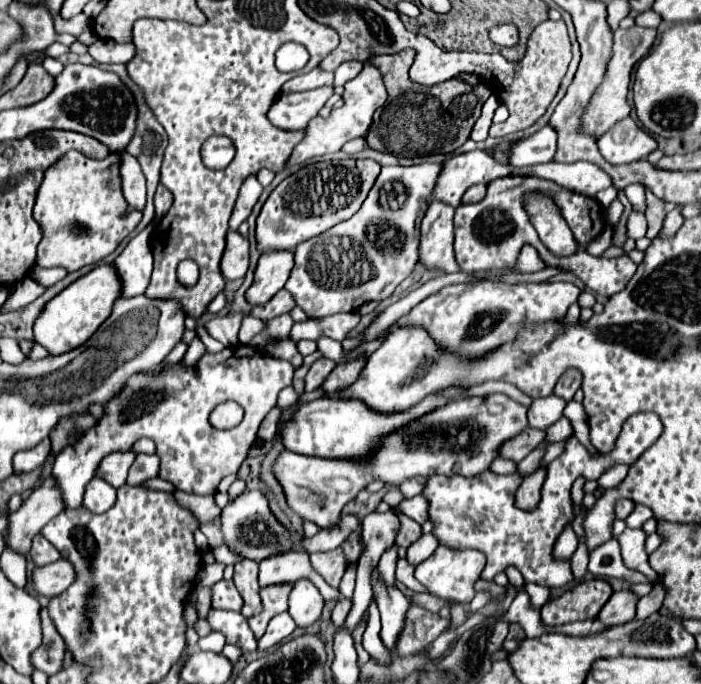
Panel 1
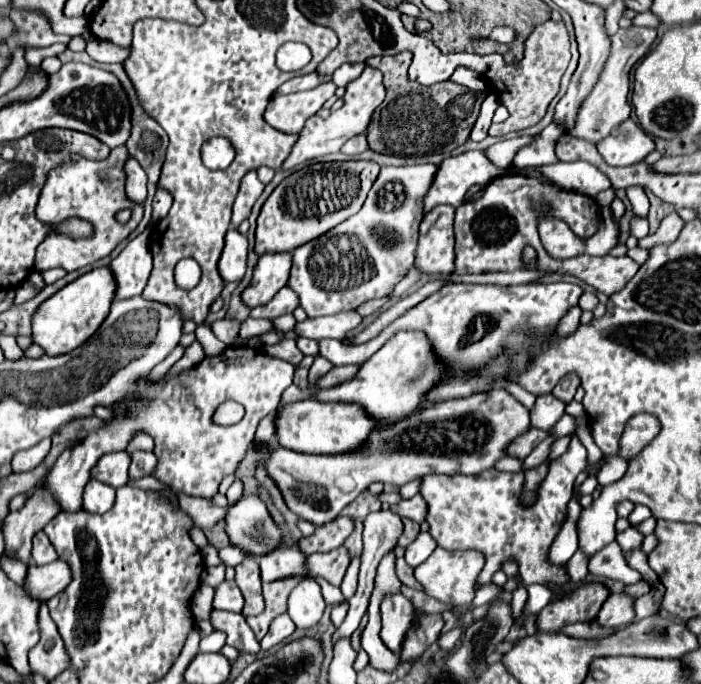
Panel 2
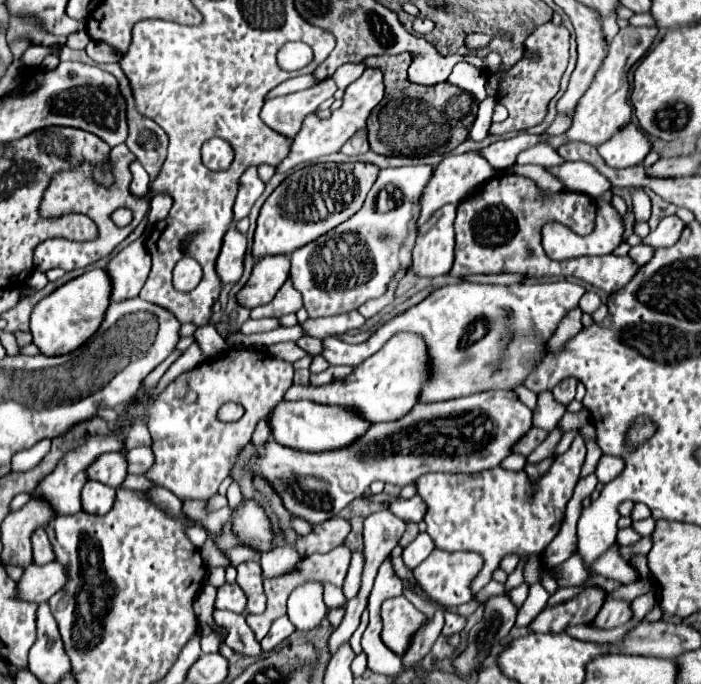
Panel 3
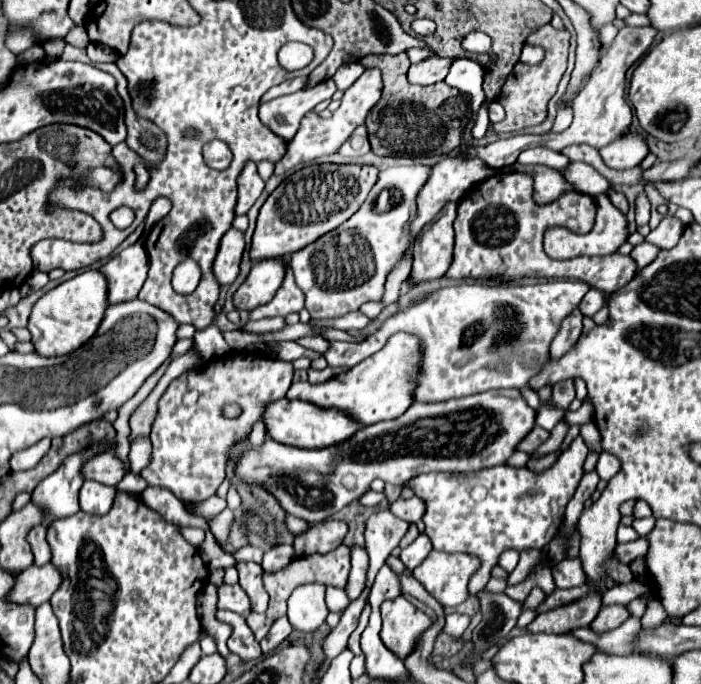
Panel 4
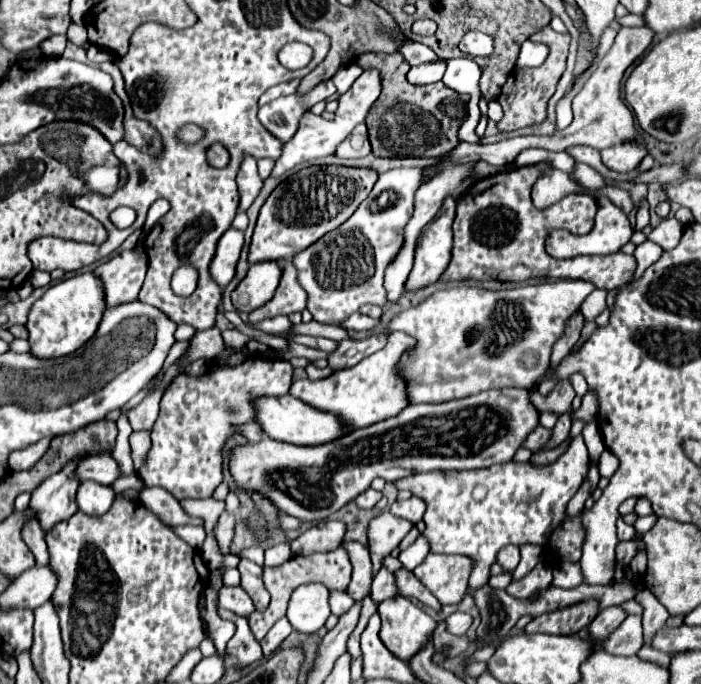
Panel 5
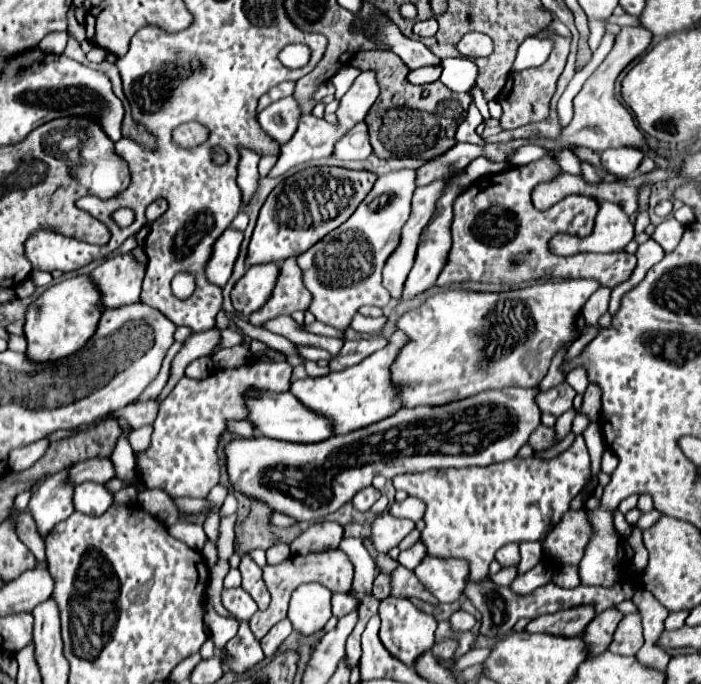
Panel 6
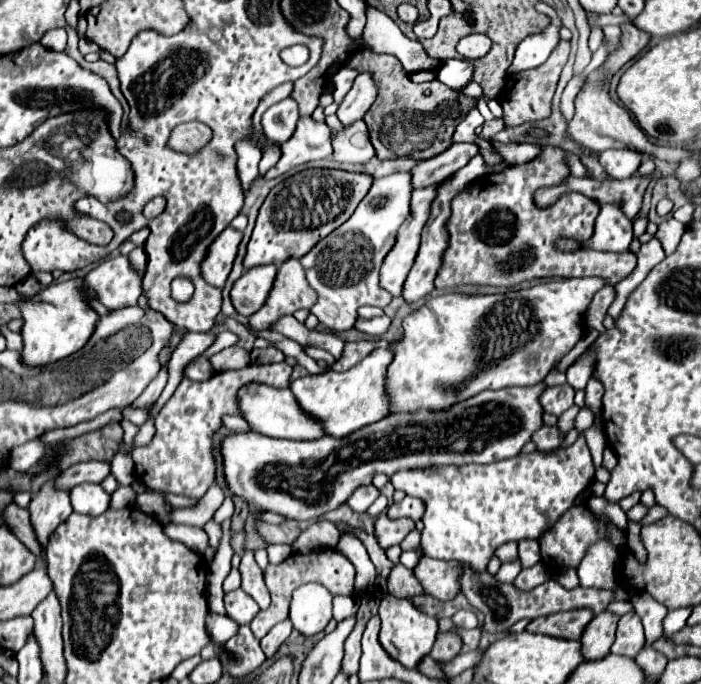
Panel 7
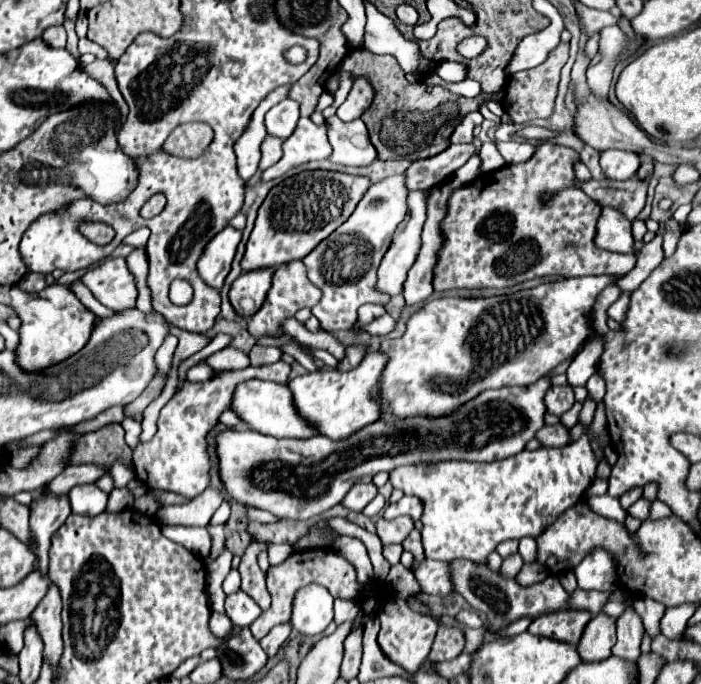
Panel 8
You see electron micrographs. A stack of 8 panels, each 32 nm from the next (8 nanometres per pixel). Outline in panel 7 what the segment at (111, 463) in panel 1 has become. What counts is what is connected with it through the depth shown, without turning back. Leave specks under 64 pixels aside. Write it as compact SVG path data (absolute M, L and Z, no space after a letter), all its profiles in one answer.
M88 462L88 464L76 464L66 468L66 472L62 472L56 478L56 488L58 490L70 490L78 484L84 482L100 482L110 474L110 464L100 464L100 462Z

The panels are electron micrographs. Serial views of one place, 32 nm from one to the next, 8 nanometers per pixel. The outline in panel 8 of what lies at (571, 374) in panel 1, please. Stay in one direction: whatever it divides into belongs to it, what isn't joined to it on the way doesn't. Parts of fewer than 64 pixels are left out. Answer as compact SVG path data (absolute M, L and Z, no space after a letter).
M552 386L544 398L546 408L554 416L562 416L566 410L574 404L574 392L572 386Z

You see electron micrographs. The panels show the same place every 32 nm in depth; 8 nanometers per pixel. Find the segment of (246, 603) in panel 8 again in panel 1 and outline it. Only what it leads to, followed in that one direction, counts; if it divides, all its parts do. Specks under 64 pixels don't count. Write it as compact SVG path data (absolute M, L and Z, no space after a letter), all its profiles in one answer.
M220 580L218 584L212 586L212 608L220 608L220 610L234 610L240 612L244 600L238 592L238 588L234 586L234 582L230 580Z

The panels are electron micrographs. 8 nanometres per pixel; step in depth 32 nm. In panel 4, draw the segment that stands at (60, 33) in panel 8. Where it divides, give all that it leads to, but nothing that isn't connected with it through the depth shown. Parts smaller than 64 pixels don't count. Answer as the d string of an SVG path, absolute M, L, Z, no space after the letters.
M63 38L50 40L42 43L47 56L59 58L64 50L66 42Z

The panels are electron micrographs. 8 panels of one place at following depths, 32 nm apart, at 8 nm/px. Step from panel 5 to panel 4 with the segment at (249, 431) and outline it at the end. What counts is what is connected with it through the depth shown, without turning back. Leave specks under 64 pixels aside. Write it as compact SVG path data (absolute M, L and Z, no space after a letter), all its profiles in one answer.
M259 420L252 426L248 440L252 446L261 445L266 439L266 436L266 427L262 420Z

